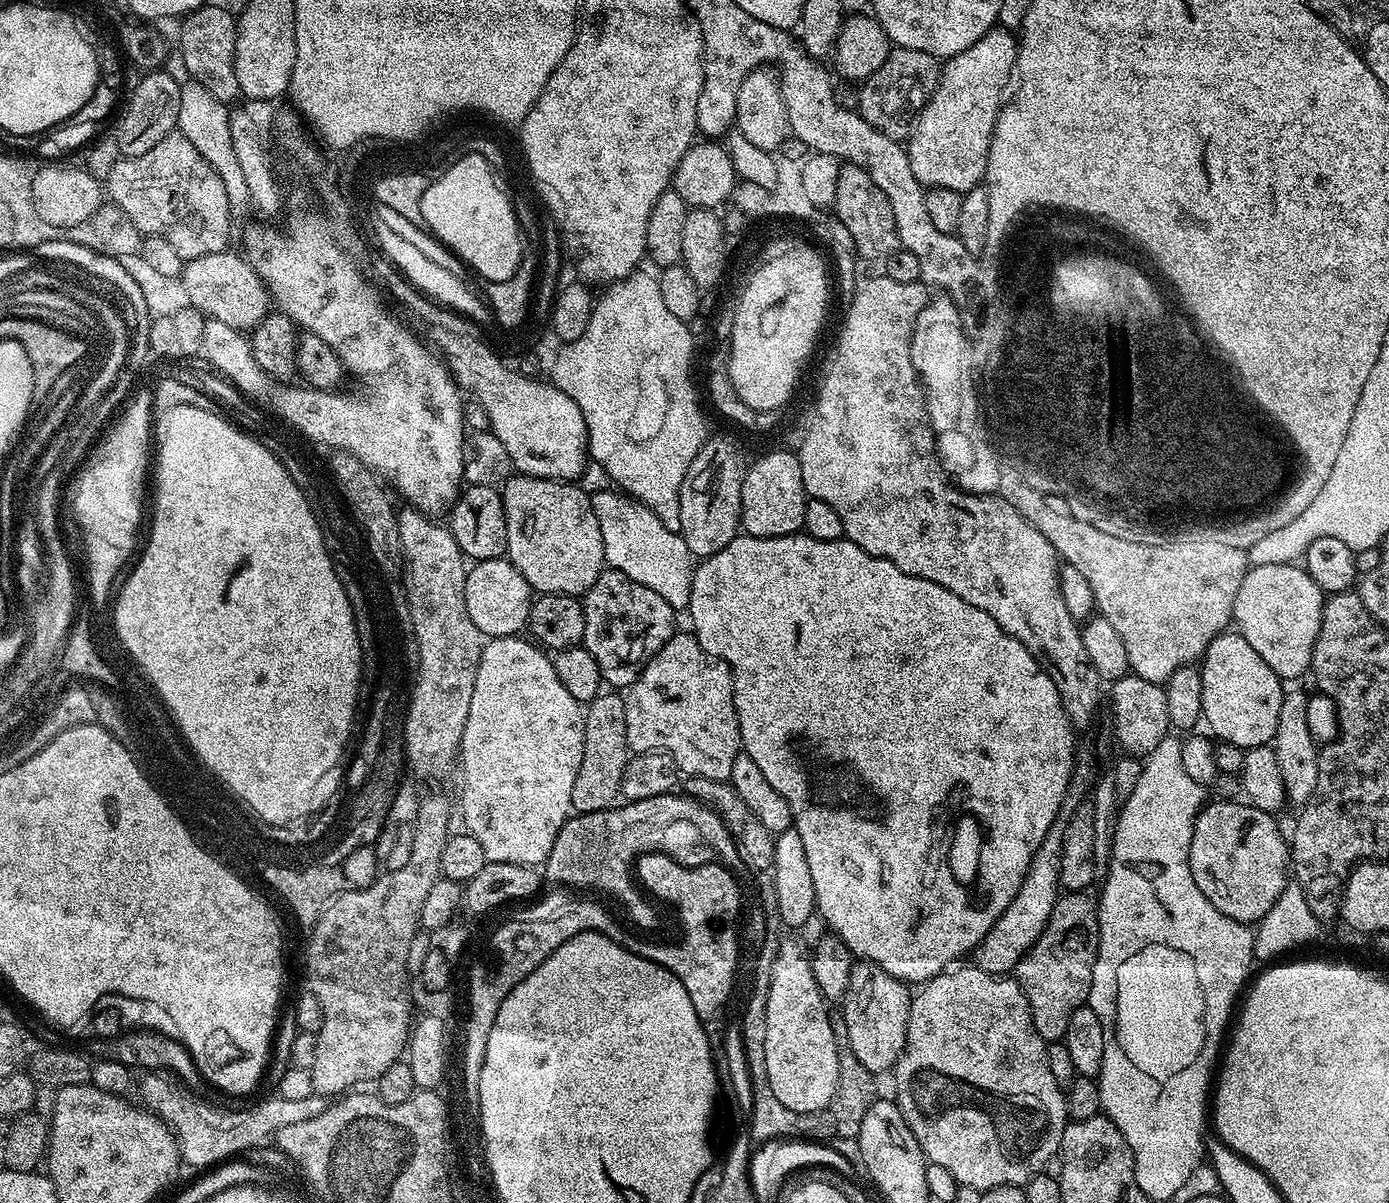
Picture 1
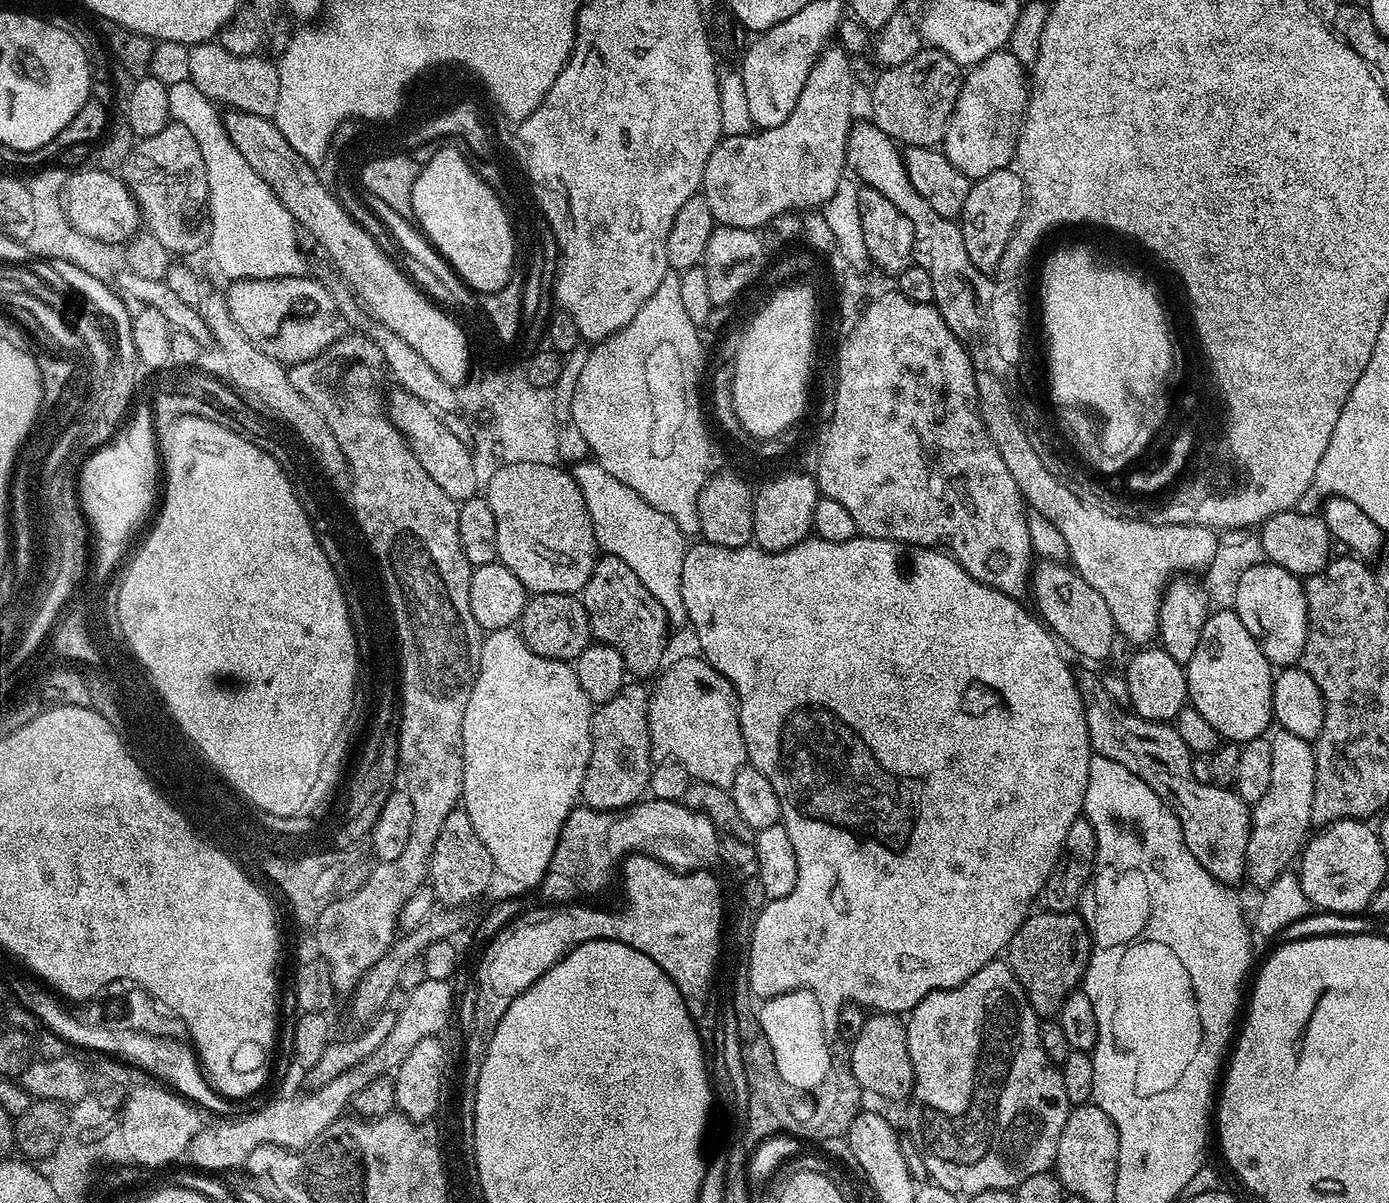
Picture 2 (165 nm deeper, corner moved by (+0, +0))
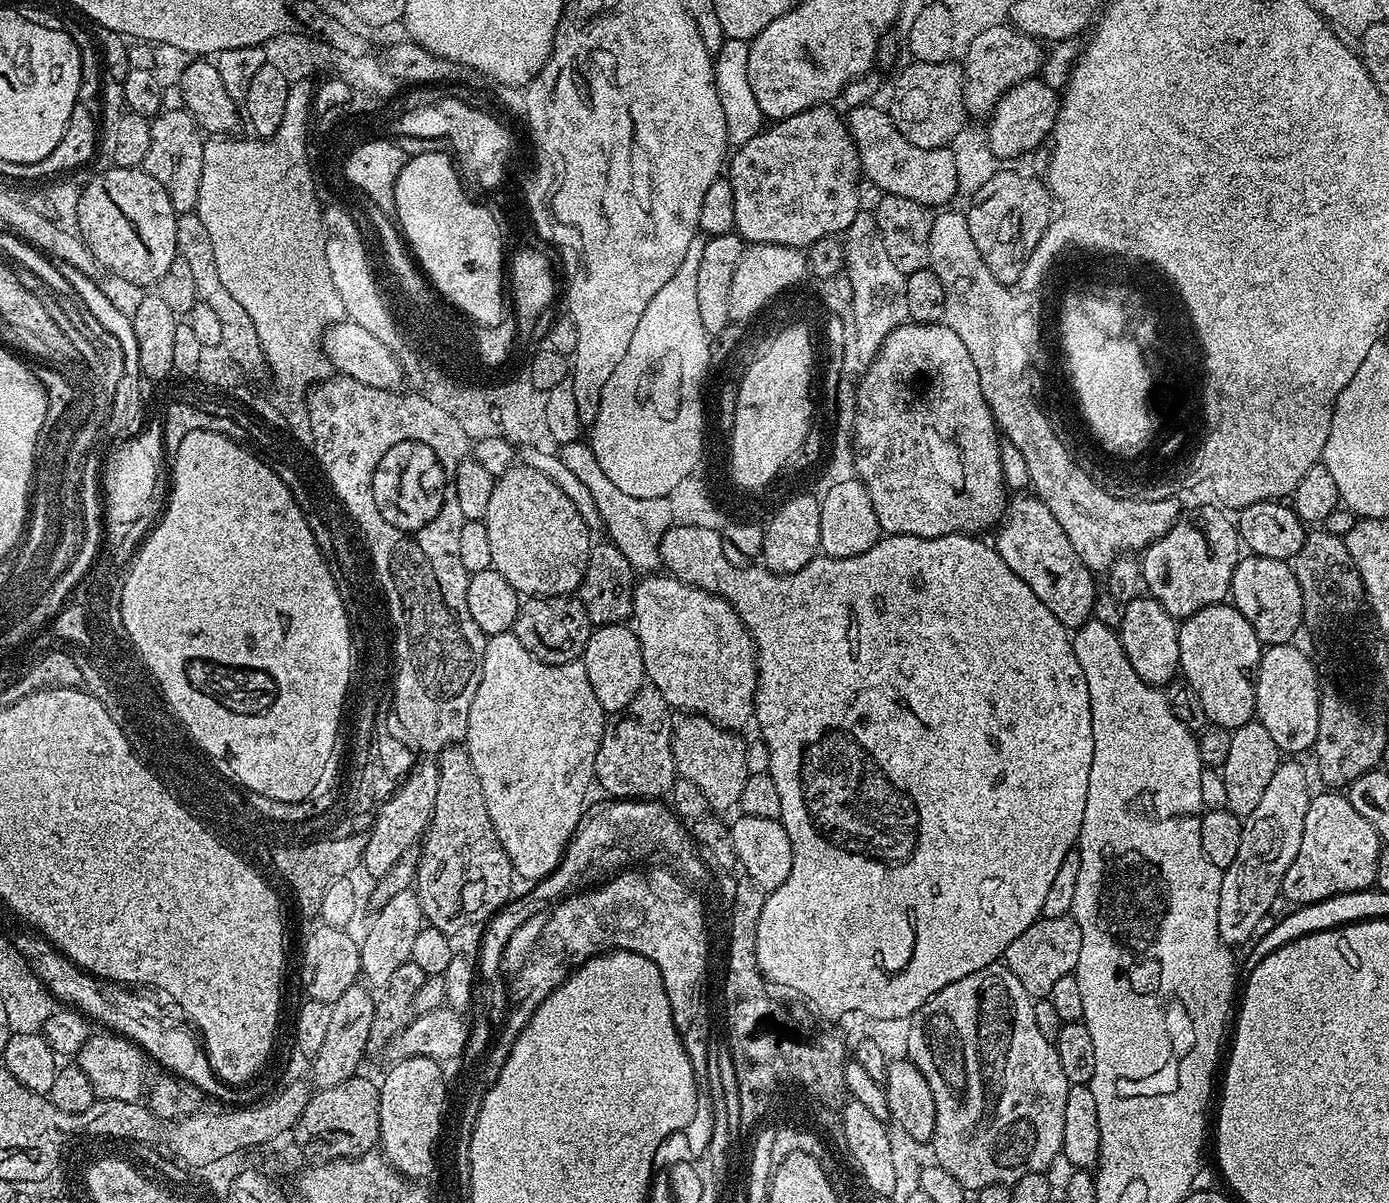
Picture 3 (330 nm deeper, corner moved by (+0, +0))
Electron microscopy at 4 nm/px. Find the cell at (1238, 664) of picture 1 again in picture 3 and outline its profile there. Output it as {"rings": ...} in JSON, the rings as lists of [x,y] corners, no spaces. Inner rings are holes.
{"rings":[[[1231,603],[1211,604],[1179,625],[1179,671],[1202,702],[1209,721],[1229,730],[1246,726],[1256,714],[1256,671],[1262,645],[1250,622]]]}

